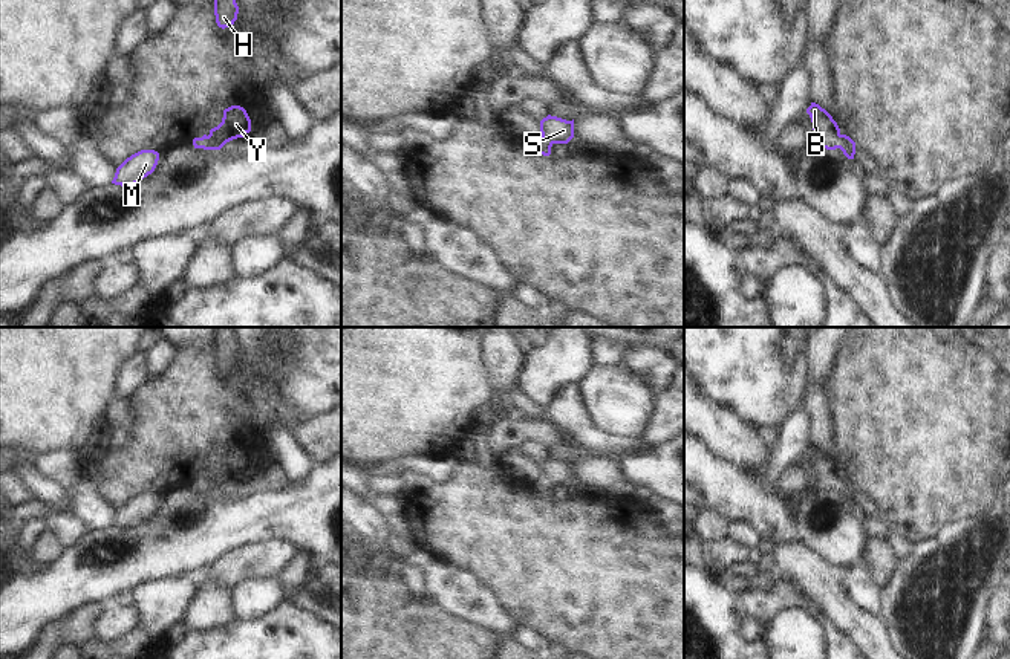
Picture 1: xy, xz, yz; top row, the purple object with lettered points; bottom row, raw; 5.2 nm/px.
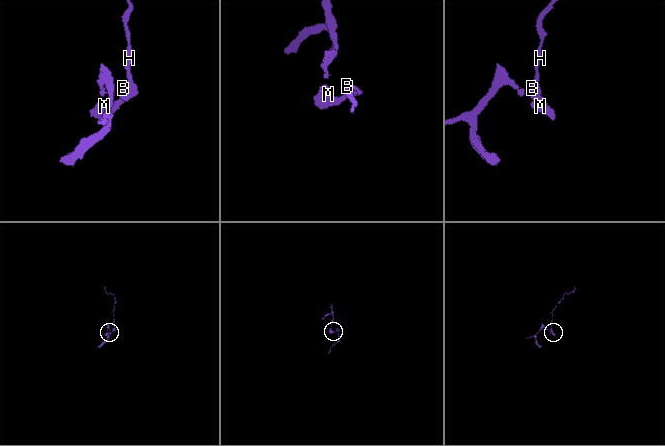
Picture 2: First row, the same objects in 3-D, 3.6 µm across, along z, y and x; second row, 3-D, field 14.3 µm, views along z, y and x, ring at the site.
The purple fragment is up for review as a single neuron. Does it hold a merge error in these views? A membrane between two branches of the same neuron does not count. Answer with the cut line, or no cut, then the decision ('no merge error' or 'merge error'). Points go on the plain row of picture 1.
no cut | no merge error

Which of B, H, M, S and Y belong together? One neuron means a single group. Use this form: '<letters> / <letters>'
B H M S Y

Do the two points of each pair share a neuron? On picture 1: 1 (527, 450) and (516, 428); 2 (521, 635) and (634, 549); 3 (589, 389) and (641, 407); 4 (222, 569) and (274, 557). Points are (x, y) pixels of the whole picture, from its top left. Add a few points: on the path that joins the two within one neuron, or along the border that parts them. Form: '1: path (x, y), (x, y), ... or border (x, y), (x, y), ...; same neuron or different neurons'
1: border (516, 447), (525, 441), (536, 441), (548, 451); different neurons
2: border (519, 624), (530, 626), (548, 641); different neurons
3: path (602, 389), (606, 389), (620, 402), (629, 402); same neuron
4: path (234, 564), (242, 560), (262, 557); same neuron

